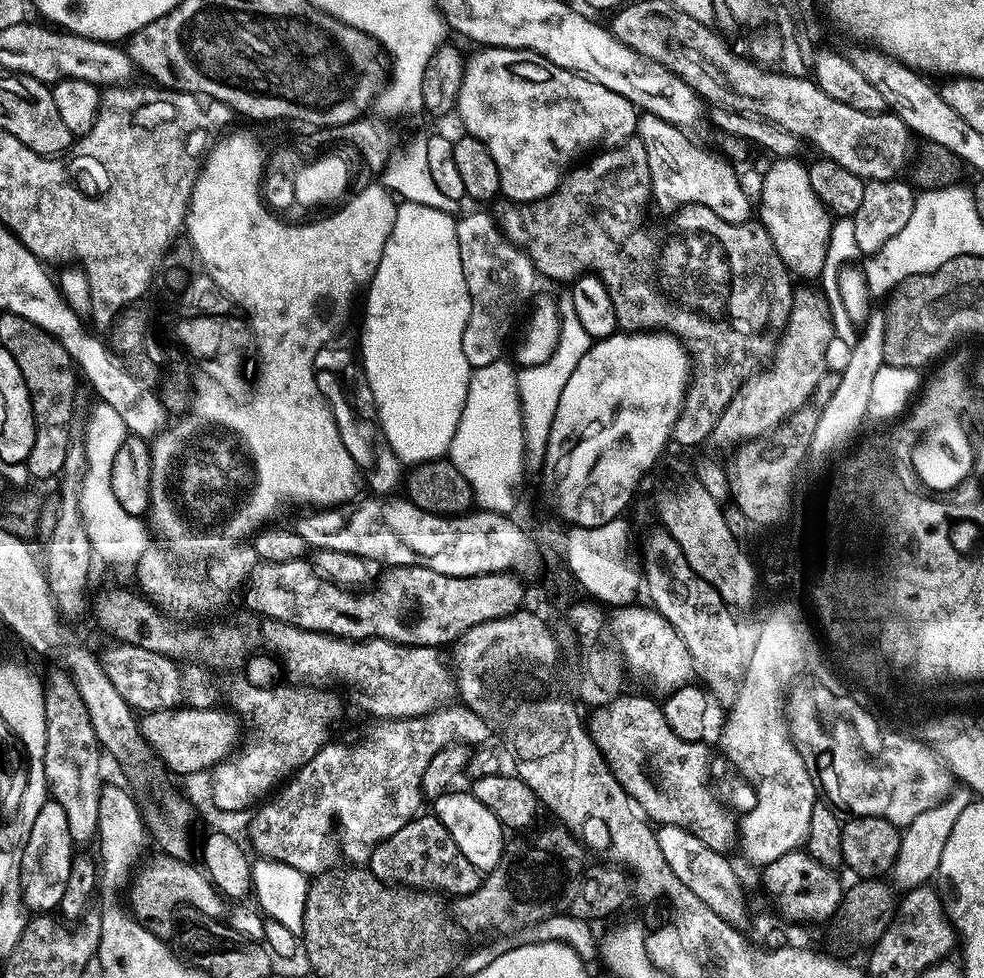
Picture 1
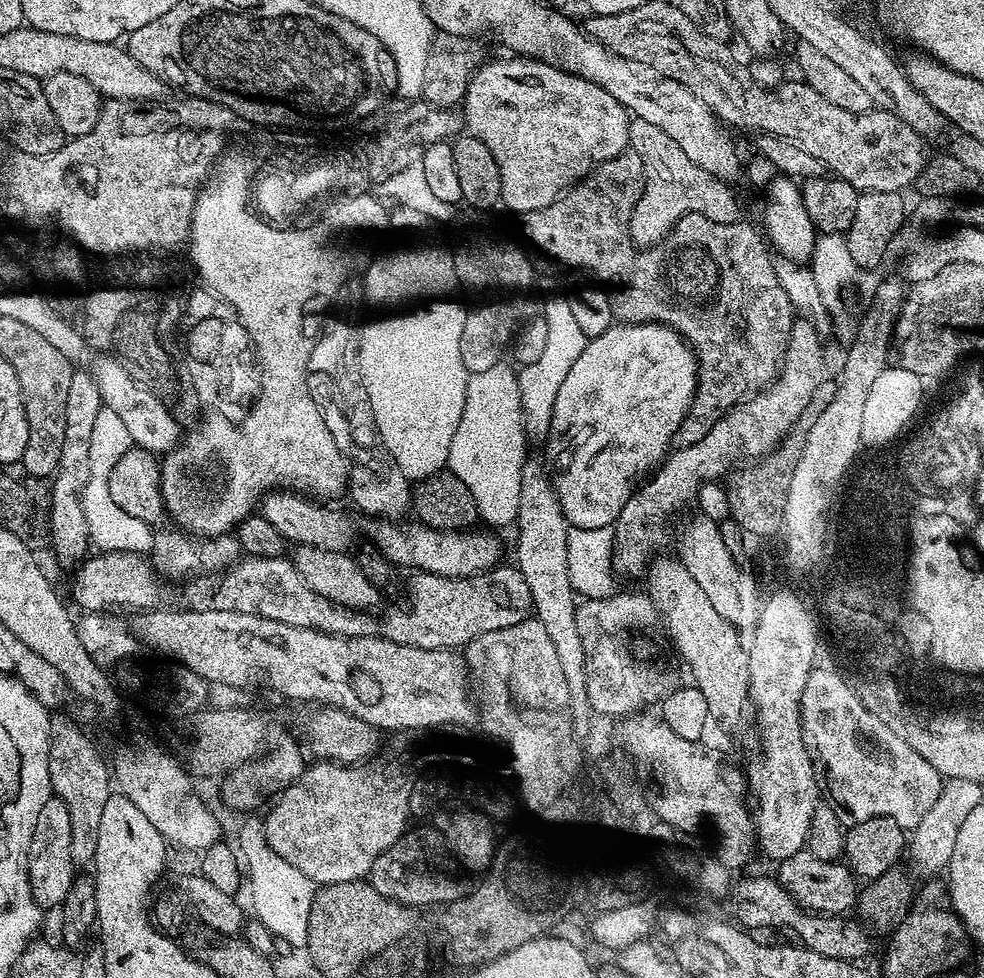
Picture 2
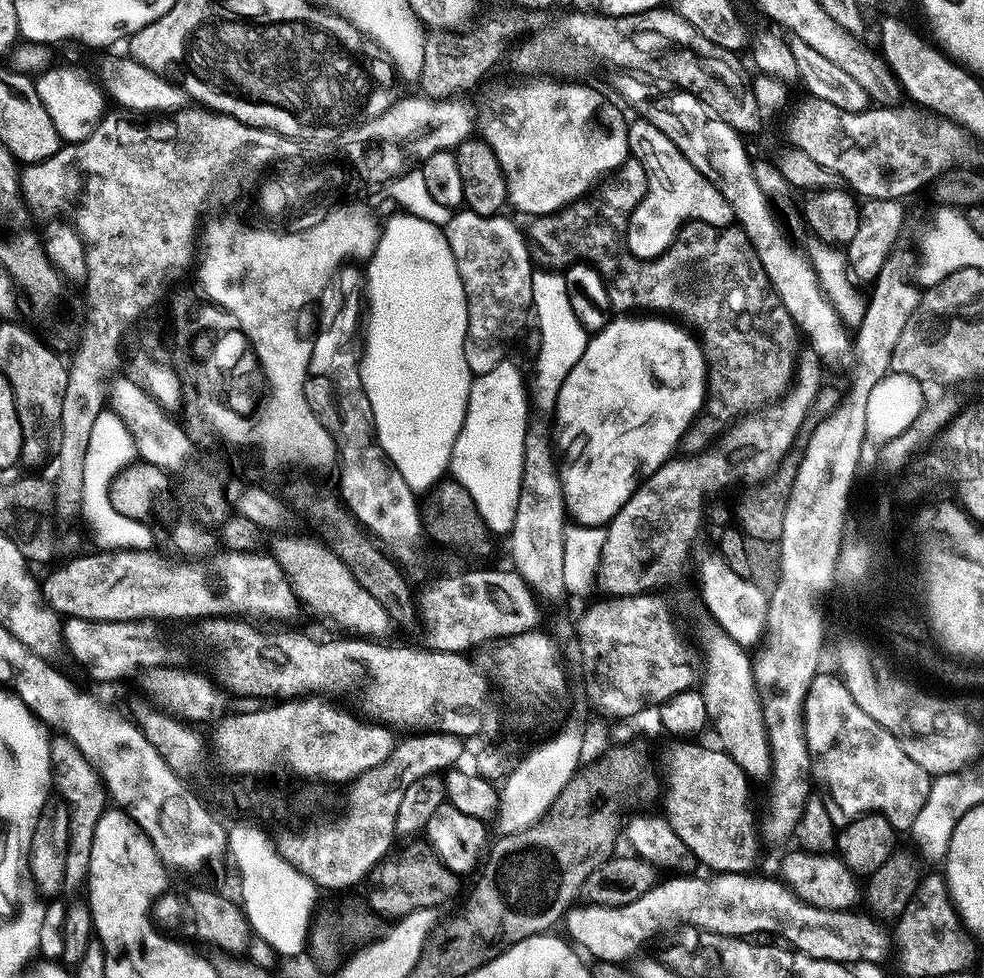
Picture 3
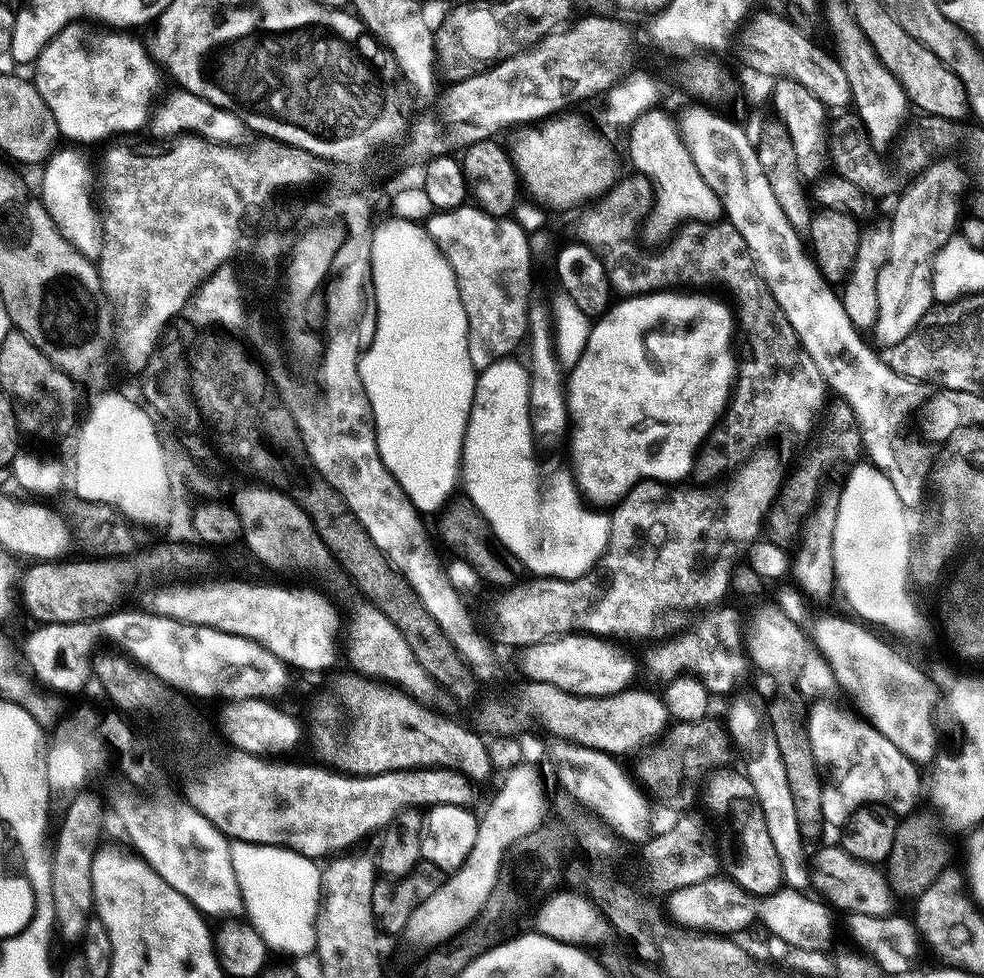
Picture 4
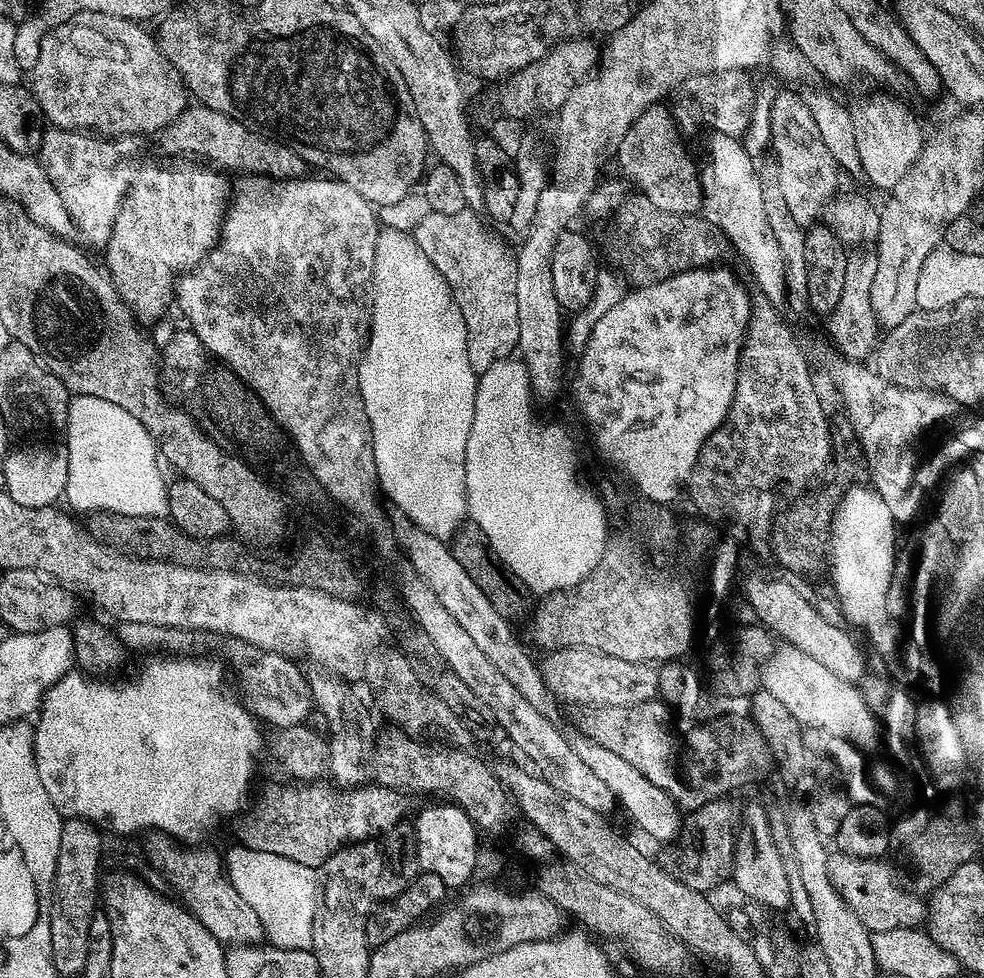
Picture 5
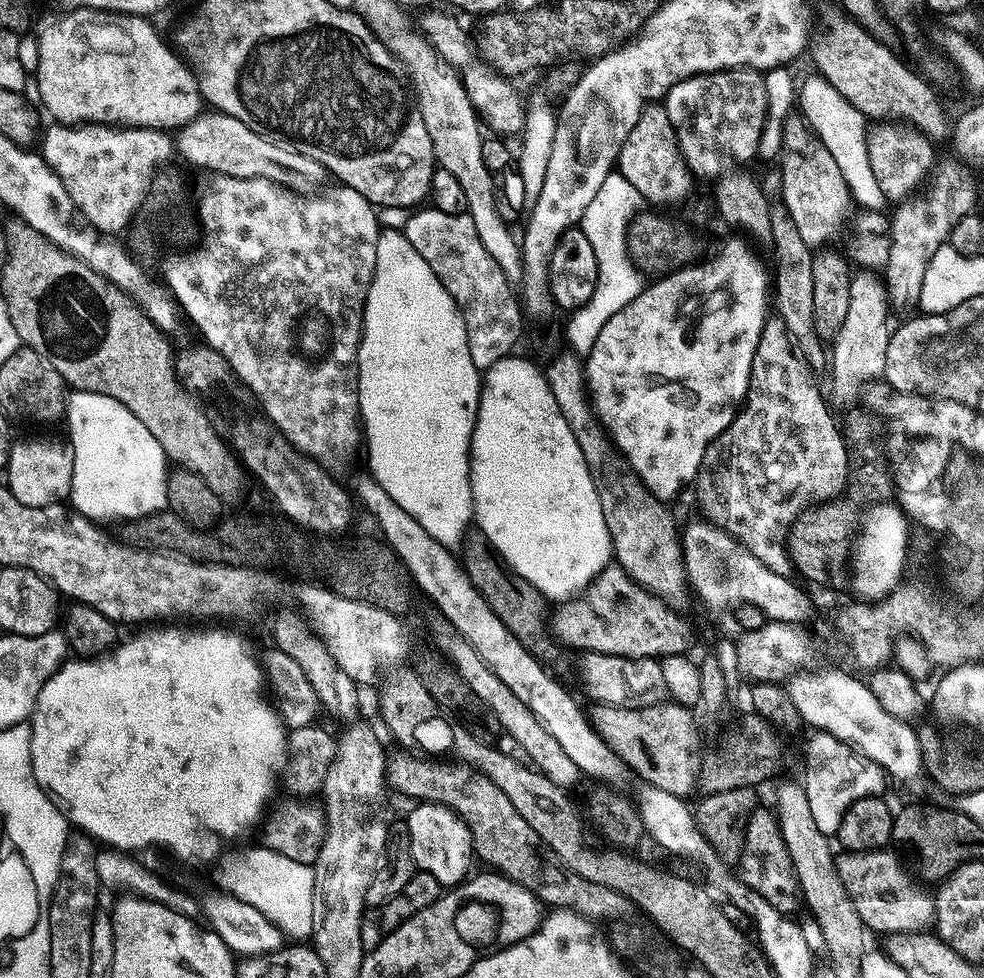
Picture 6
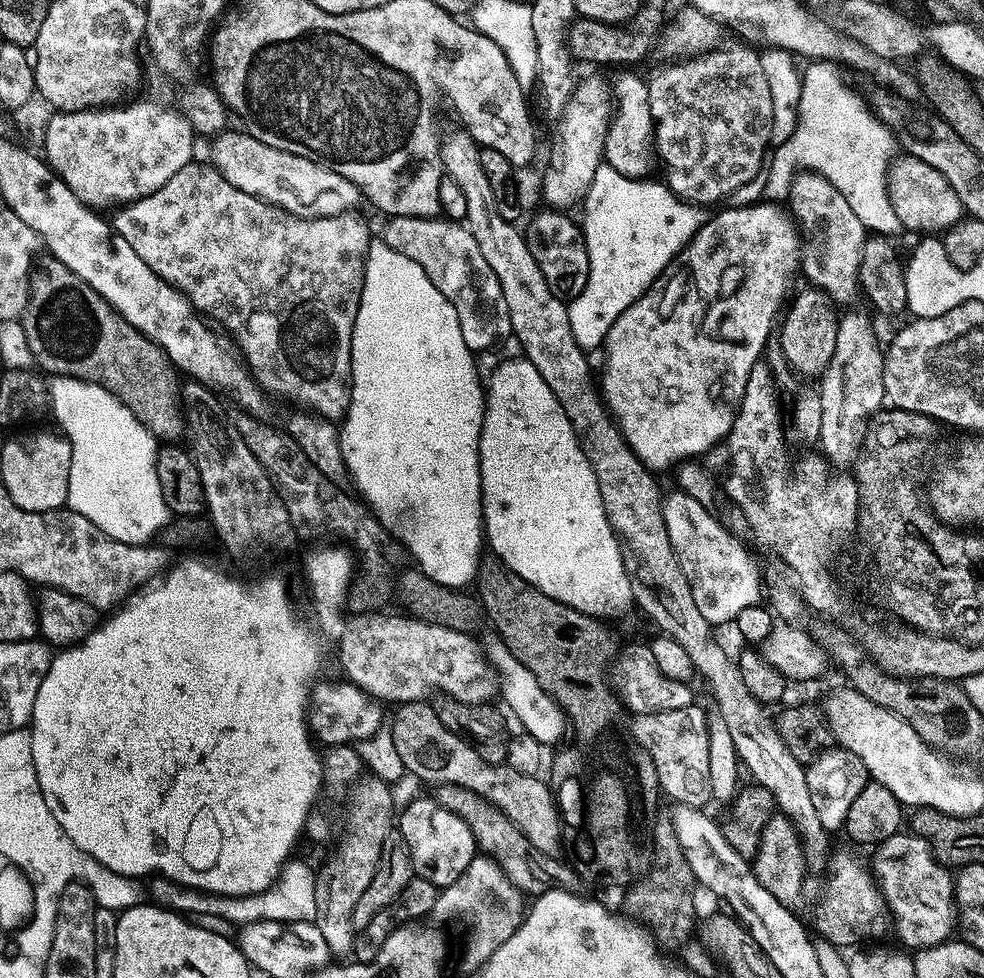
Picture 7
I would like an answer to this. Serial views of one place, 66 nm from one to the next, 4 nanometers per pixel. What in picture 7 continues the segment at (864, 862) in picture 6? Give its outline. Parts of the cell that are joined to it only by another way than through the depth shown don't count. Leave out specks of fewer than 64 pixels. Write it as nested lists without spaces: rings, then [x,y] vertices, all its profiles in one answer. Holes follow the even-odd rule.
[[[911,831],[895,832],[886,842],[875,845],[870,863],[884,903],[887,904],[896,936],[908,950],[929,948],[949,939],[954,932],[958,909],[954,903],[954,876],[933,856],[930,846]]]

